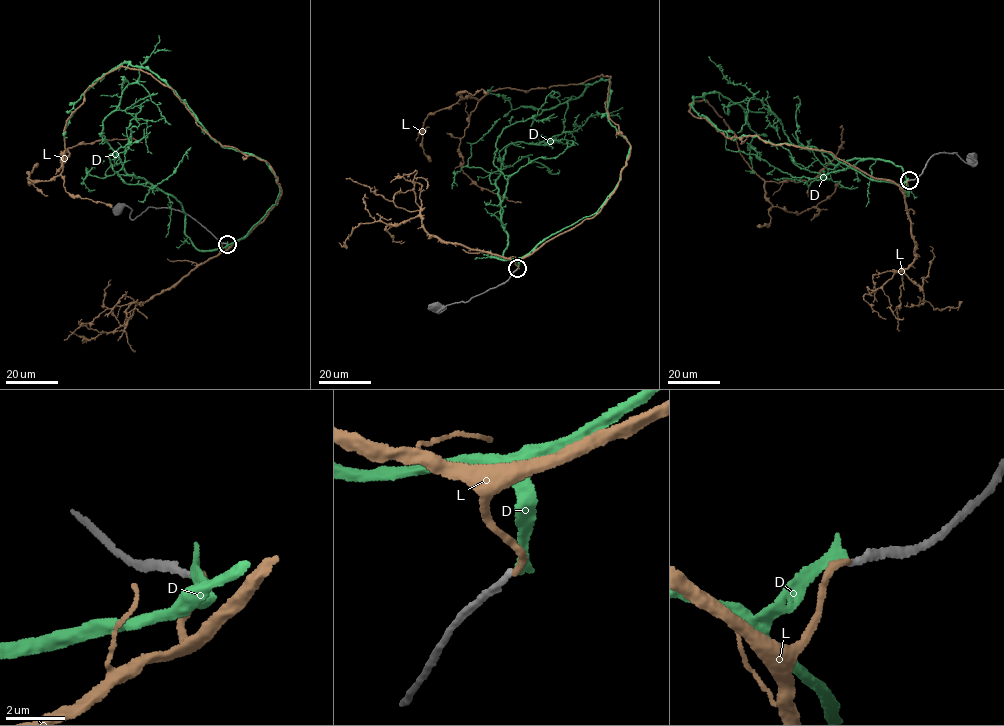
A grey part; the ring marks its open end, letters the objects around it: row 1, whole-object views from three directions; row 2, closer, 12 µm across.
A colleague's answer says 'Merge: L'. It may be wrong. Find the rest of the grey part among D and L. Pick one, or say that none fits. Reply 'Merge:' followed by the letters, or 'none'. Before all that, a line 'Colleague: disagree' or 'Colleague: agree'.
Colleague: agree
Merge: L

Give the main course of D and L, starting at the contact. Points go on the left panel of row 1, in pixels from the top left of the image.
D: (227, 244), (275, 204), (276, 177), (210, 137), (149, 69), (125, 62), (102, 75), (66, 131)
L: (227, 244), (276, 205), (270, 166), (222, 146), (169, 87), (121, 66), (86, 90), (63, 153), (142, 142)

